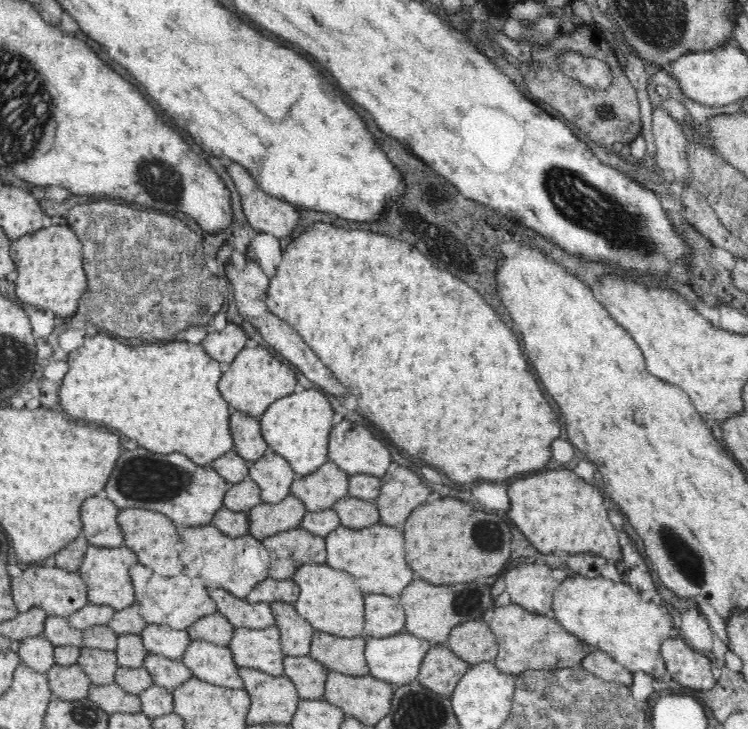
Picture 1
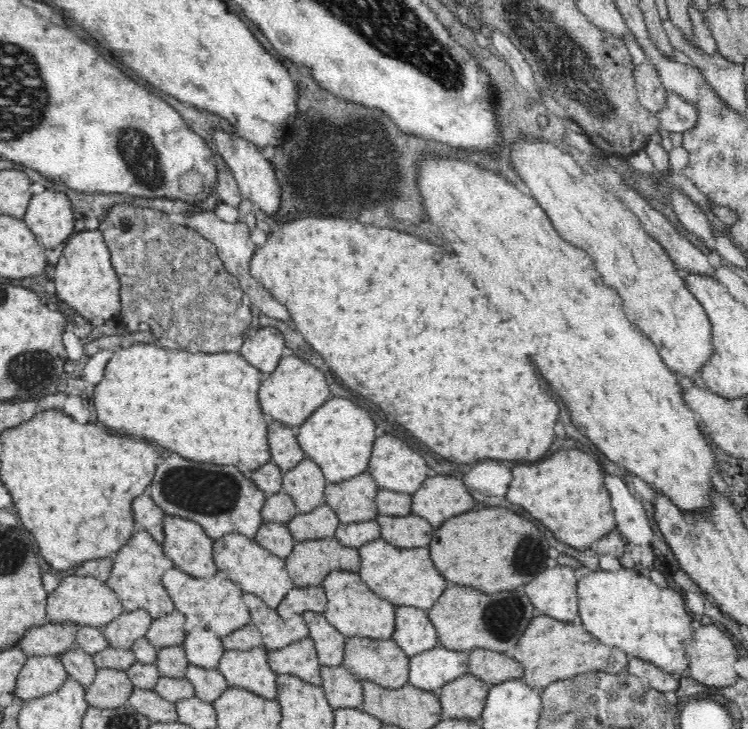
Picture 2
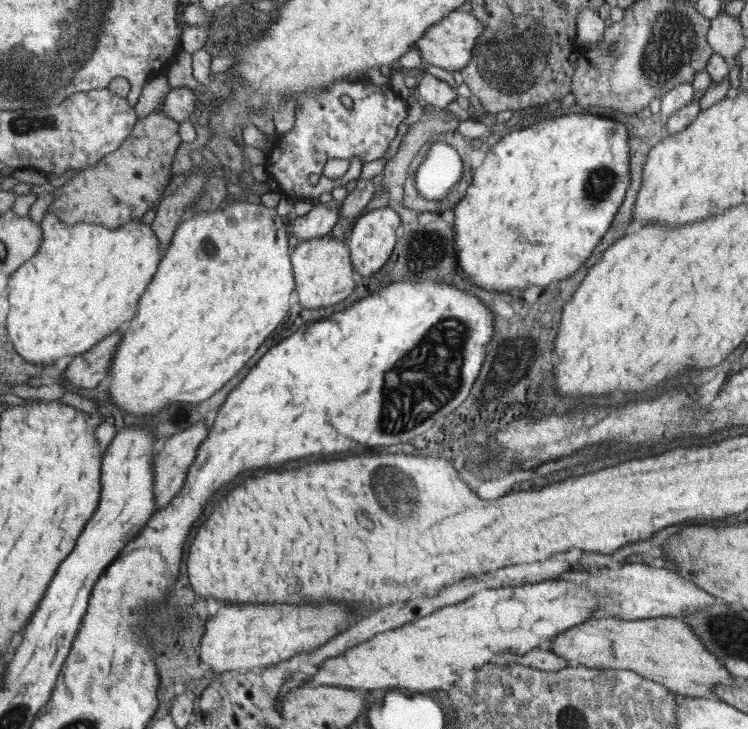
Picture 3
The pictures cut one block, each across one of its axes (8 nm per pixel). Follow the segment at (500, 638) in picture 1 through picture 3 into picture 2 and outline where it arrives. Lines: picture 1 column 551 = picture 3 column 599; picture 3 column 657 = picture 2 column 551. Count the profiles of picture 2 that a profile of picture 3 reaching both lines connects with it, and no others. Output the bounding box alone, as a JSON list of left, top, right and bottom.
[511,612,630,689]

